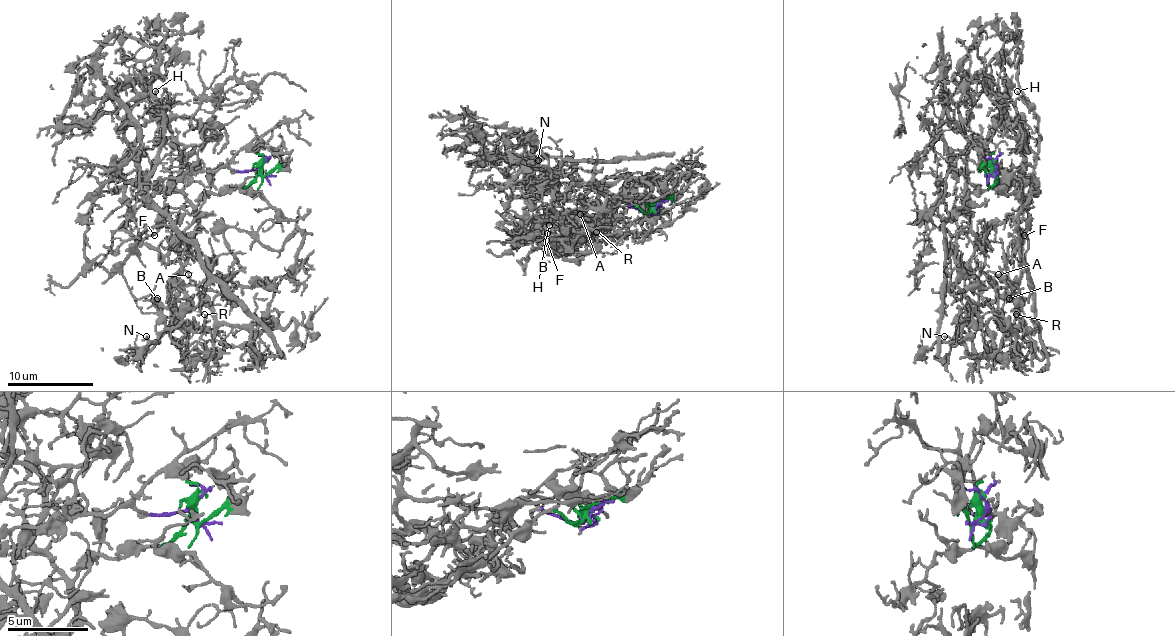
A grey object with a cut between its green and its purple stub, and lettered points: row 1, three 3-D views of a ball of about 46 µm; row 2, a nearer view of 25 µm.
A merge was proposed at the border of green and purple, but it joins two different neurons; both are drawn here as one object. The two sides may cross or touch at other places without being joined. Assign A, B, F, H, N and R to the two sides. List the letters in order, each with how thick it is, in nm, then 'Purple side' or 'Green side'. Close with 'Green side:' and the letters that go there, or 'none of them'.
A: Thickness 180 nm. Green side
B: Thickness 180 nm. Green side
F: Thickness 170 nm. Green side
H: Thickness 110 nm. Green side
N: Thickness 100 nm. Purple side
R: Thickness 170 nm. Green side
Green side: A, B, F, H, R

